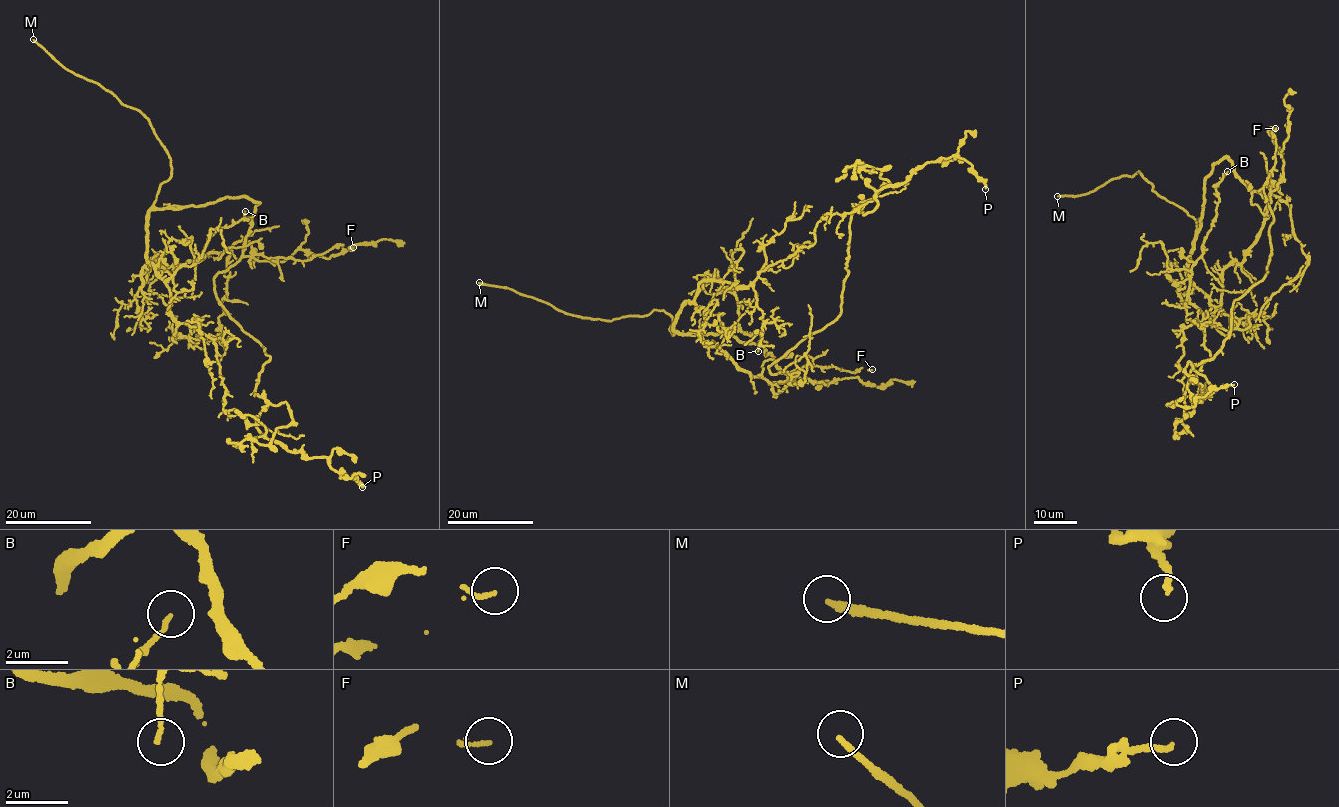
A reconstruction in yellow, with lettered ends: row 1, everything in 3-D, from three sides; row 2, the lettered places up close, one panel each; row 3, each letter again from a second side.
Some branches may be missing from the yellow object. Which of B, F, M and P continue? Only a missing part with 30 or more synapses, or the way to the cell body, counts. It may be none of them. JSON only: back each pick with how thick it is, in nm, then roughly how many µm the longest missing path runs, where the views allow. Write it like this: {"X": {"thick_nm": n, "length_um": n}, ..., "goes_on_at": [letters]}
{"M": {"thick_nm": 200, "length_um": 80}, "goes_on_at": ["M"]}

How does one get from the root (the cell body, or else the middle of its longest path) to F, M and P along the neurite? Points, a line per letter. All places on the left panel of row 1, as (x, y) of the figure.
F: (238, 241), (247, 241), (252, 251), (268, 258), (303, 261), (340, 245), (353, 247)
M: (238, 241), (252, 254), (243, 245), (257, 201), (155, 208), (172, 167), (149, 121), (33, 39)
P: (238, 241), (252, 254), (213, 283), (269, 357), (255, 427), (362, 487)

